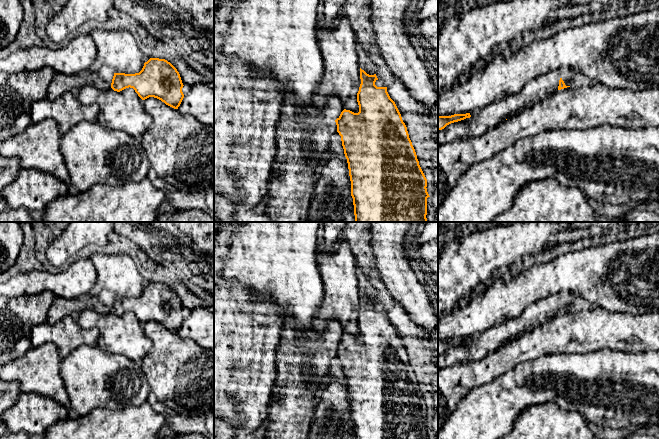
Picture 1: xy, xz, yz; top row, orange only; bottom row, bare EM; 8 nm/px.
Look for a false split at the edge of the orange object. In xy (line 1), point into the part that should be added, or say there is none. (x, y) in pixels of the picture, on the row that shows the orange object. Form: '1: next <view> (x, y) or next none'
1: next none

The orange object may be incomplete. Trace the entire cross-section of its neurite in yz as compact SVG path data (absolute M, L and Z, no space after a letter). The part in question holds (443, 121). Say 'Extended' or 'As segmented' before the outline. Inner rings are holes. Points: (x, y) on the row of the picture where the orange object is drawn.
As segmented. M470 113L466 114L454 114L451 116L438 116L438 130L444 129L447 125L470 118Z

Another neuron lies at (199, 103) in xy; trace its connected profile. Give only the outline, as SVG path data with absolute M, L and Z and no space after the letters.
M196 82L177 110L181 114L193 116L207 126L214 125L214 89L205 82Z

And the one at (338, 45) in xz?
M341 14L331 29L316 26L316 39L323 57L324 73L314 105L322 110L327 98L336 94L343 110L358 113L357 93L361 79L357 38L348 19Z

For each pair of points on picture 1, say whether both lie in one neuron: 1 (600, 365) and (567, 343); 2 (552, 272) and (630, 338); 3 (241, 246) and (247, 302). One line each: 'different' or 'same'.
1: different
2: different
3: different

